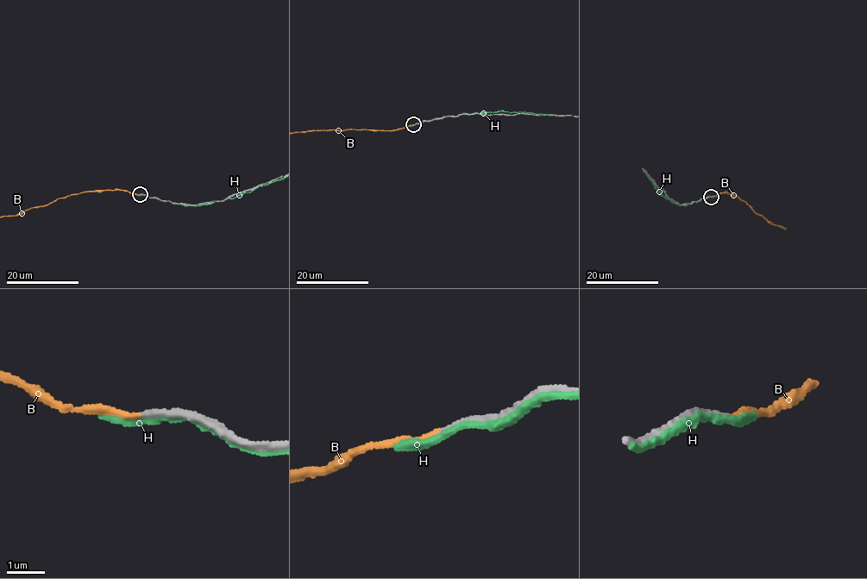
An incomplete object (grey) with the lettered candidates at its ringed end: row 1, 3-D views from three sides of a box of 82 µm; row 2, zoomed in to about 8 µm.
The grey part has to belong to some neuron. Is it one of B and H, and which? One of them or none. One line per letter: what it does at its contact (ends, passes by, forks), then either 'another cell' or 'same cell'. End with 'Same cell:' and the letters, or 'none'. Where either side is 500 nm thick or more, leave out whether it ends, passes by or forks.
B: it ends there; same cell
H: it passes by; another cell
Same cell: B

